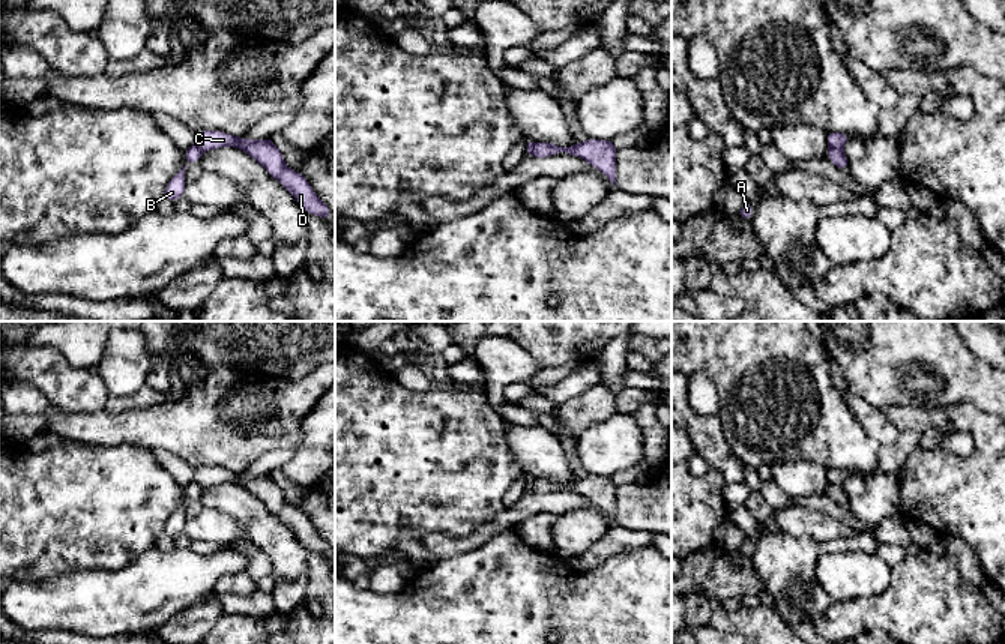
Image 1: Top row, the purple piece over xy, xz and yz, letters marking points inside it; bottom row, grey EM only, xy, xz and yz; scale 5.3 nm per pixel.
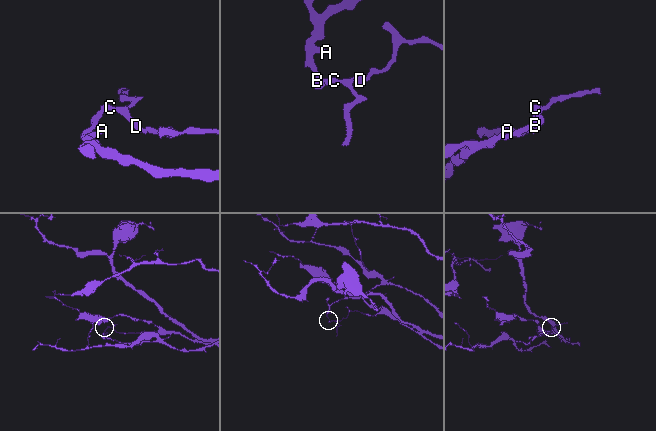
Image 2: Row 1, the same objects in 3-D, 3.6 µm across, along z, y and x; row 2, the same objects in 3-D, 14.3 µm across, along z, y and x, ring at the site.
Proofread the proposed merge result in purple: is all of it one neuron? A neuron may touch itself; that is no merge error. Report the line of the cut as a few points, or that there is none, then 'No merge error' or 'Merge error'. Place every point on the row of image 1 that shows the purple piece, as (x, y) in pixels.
Split along yz (828, 146), (842, 150). Merge error

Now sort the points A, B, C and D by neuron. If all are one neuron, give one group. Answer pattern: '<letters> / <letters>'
A B / C D

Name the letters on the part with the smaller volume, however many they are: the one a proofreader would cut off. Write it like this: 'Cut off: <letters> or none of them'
Cut off: C, D

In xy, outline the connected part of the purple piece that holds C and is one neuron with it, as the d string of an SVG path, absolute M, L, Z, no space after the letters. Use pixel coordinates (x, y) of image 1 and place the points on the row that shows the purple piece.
M204 129L195 132L194 146L201 152L237 147L255 159L264 170L278 180L299 203L299 206L311 215L321 219L330 218L330 209L317 197L309 182L299 173L288 168L284 162L282 152L275 146L272 138L245 140L222 131Z

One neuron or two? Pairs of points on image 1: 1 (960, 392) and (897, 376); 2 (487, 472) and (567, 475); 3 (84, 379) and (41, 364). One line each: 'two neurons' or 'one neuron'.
1: one neuron
2: two neurons
3: one neuron

